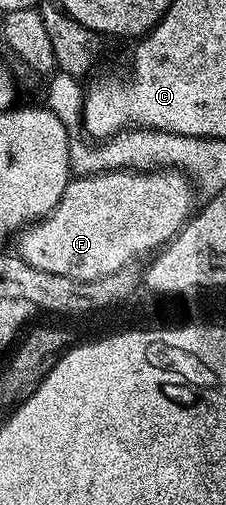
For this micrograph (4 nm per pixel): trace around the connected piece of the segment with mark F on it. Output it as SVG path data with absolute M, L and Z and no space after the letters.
M110 170L80 175L67 184L61 201L48 215L18 232L17 254L33 269L92 283L130 268L134 259L170 243L191 218L195 199L191 180L180 170Z

